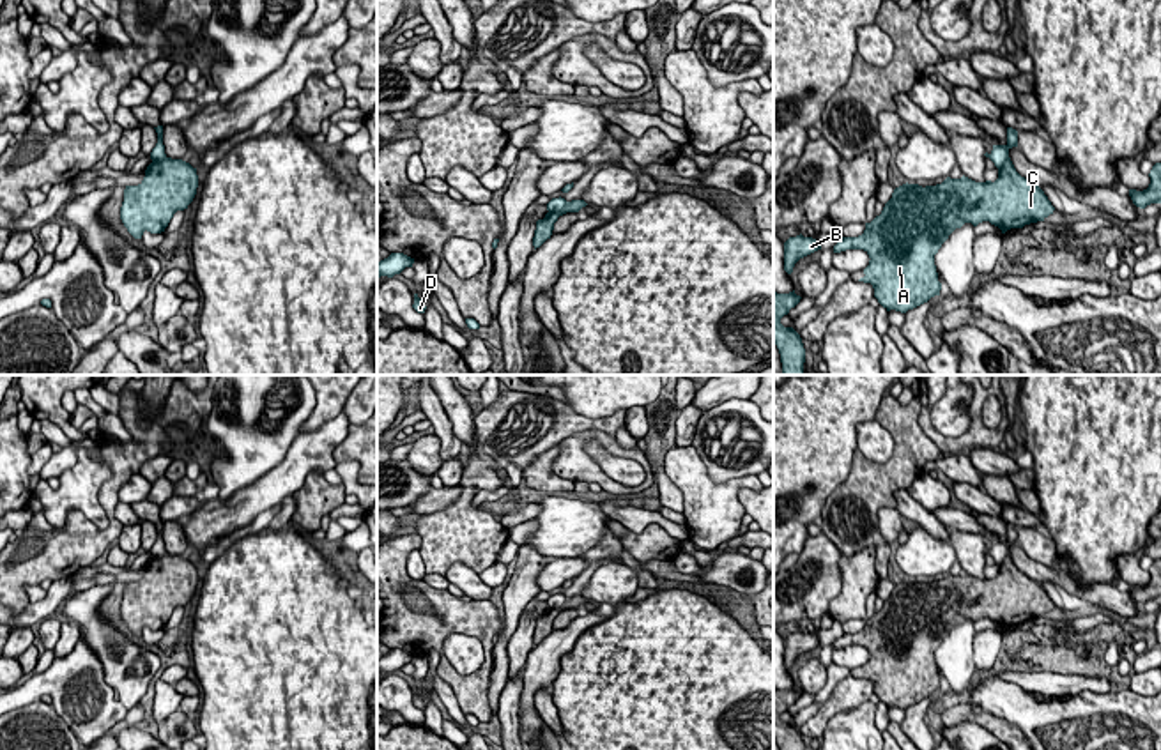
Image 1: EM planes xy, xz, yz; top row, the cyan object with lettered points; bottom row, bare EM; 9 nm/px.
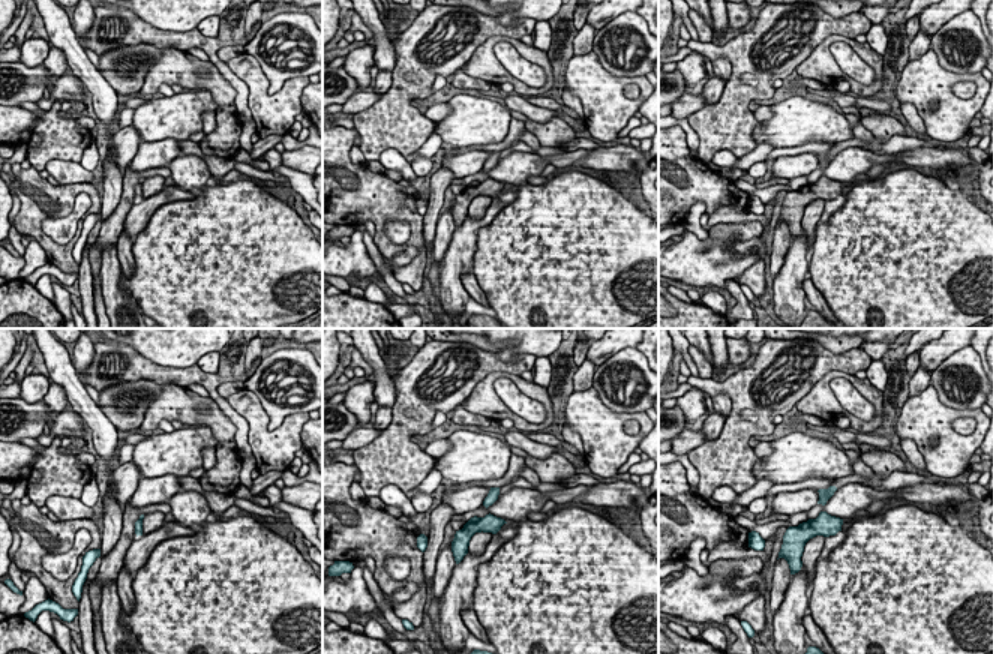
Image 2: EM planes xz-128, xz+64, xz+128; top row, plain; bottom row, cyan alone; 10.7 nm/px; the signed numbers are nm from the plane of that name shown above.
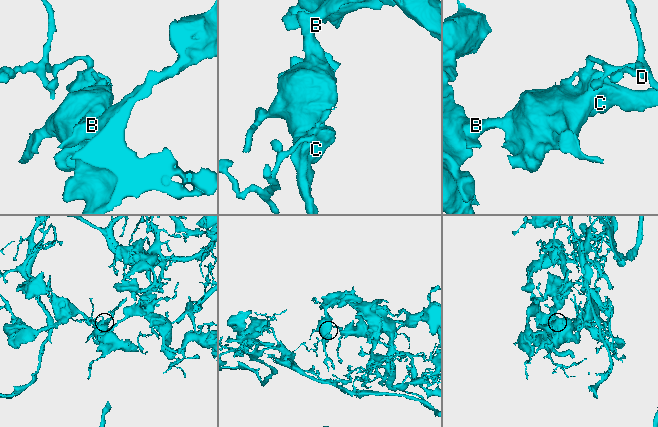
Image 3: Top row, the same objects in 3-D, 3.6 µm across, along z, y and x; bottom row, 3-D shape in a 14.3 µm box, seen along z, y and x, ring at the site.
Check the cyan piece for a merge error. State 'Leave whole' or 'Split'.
Leave whole

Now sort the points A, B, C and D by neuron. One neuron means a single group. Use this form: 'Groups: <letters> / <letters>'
Groups: A B C D

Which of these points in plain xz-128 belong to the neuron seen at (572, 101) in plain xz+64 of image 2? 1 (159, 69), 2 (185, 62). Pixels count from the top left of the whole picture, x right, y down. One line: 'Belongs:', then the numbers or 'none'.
Belongs: none

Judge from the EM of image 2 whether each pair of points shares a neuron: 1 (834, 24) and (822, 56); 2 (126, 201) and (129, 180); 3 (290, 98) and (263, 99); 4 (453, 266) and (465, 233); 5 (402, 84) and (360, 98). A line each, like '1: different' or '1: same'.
1: different
2: same
3: same
4: same
5: different

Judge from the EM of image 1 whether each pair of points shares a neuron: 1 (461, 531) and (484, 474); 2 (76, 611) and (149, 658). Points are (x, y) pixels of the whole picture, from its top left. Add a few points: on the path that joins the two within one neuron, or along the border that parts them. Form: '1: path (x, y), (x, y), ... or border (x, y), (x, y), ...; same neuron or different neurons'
1: path (461, 517), (469, 487); same neuron
2: path (94, 628), (121, 655), (131, 655); same neuron

